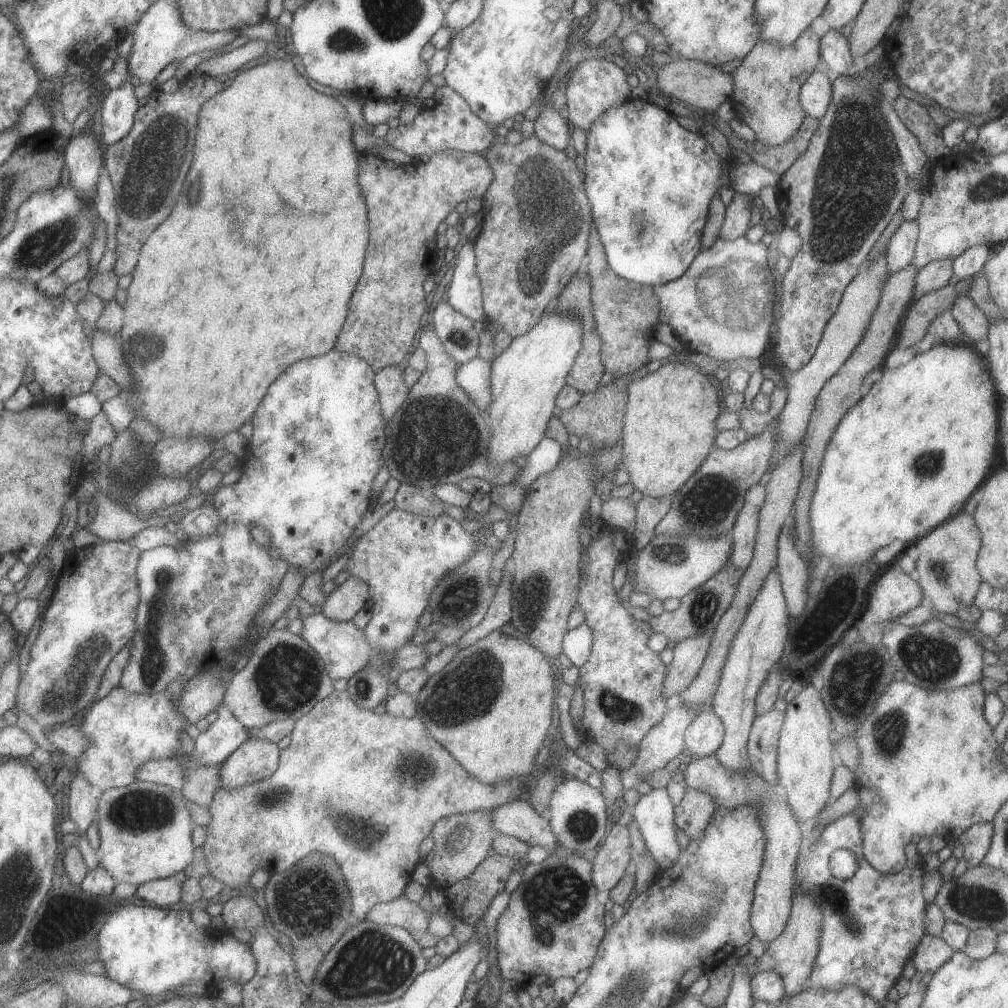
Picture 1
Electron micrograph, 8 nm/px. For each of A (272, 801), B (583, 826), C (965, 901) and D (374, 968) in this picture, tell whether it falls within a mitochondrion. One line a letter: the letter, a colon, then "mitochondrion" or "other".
A: mitochondrion
B: mitochondrion
C: mitochondrion
D: mitochondrion

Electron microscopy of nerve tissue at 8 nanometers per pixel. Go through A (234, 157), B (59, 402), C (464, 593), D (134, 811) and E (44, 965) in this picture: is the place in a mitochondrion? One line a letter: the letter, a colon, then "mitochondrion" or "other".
A: other
B: other
C: mitochondrion
D: mitochondrion
E: other

